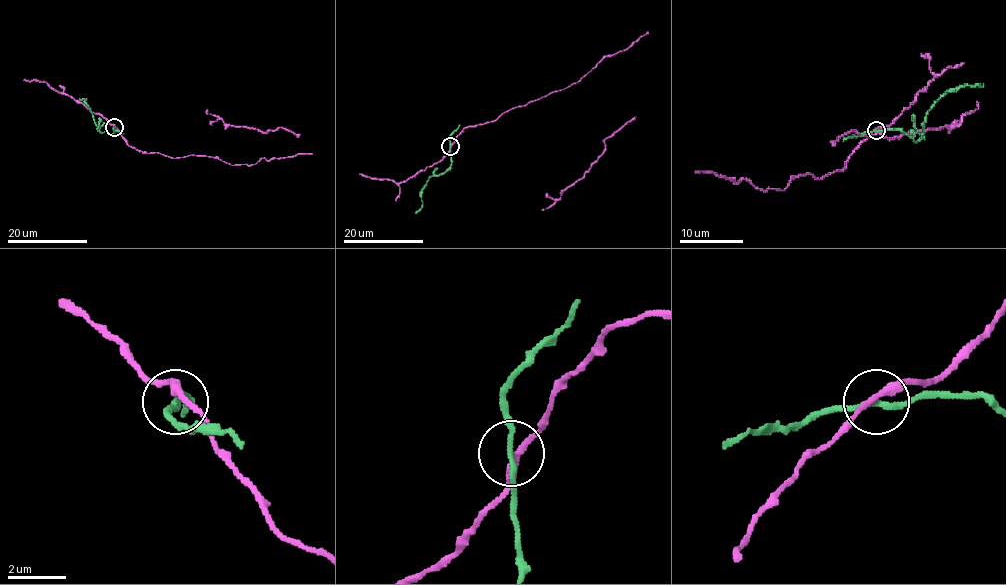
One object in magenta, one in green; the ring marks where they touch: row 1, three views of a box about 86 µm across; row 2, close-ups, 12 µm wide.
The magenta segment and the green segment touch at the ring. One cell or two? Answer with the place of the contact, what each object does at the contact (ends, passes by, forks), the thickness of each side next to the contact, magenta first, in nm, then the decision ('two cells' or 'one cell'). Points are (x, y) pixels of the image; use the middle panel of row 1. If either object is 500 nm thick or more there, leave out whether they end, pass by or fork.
(450, 146) | magenta passes by | green passes by | 260/180 nm | two cells

